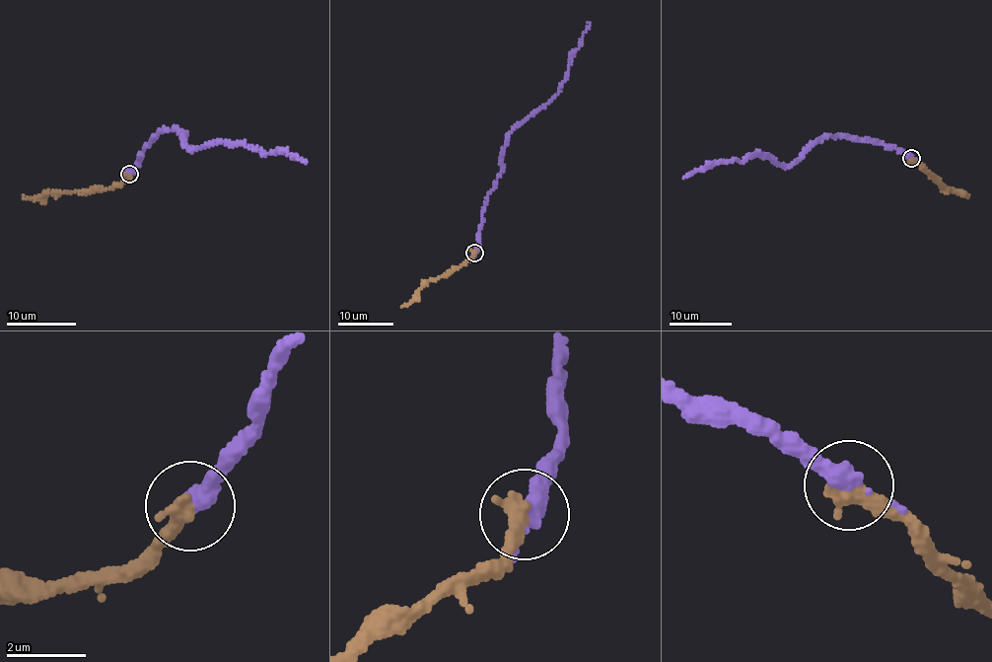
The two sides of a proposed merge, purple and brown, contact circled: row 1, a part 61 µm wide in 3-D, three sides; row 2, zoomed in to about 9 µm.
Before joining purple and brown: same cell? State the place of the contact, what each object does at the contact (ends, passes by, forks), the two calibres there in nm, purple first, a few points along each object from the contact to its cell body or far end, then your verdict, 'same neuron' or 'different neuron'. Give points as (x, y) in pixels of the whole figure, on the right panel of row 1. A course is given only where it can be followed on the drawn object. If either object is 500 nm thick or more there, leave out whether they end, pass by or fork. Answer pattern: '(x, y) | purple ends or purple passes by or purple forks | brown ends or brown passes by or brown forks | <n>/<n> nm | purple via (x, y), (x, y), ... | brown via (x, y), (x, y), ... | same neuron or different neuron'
(911, 158) | purple passes by | brown ends | 320/480 nm | purple via (911, 158), (881, 143), (836, 136), (814, 141), (792, 164), (758, 152), (684, 178) | brown via (911, 158), (941, 187), (968, 195) | same neuron

